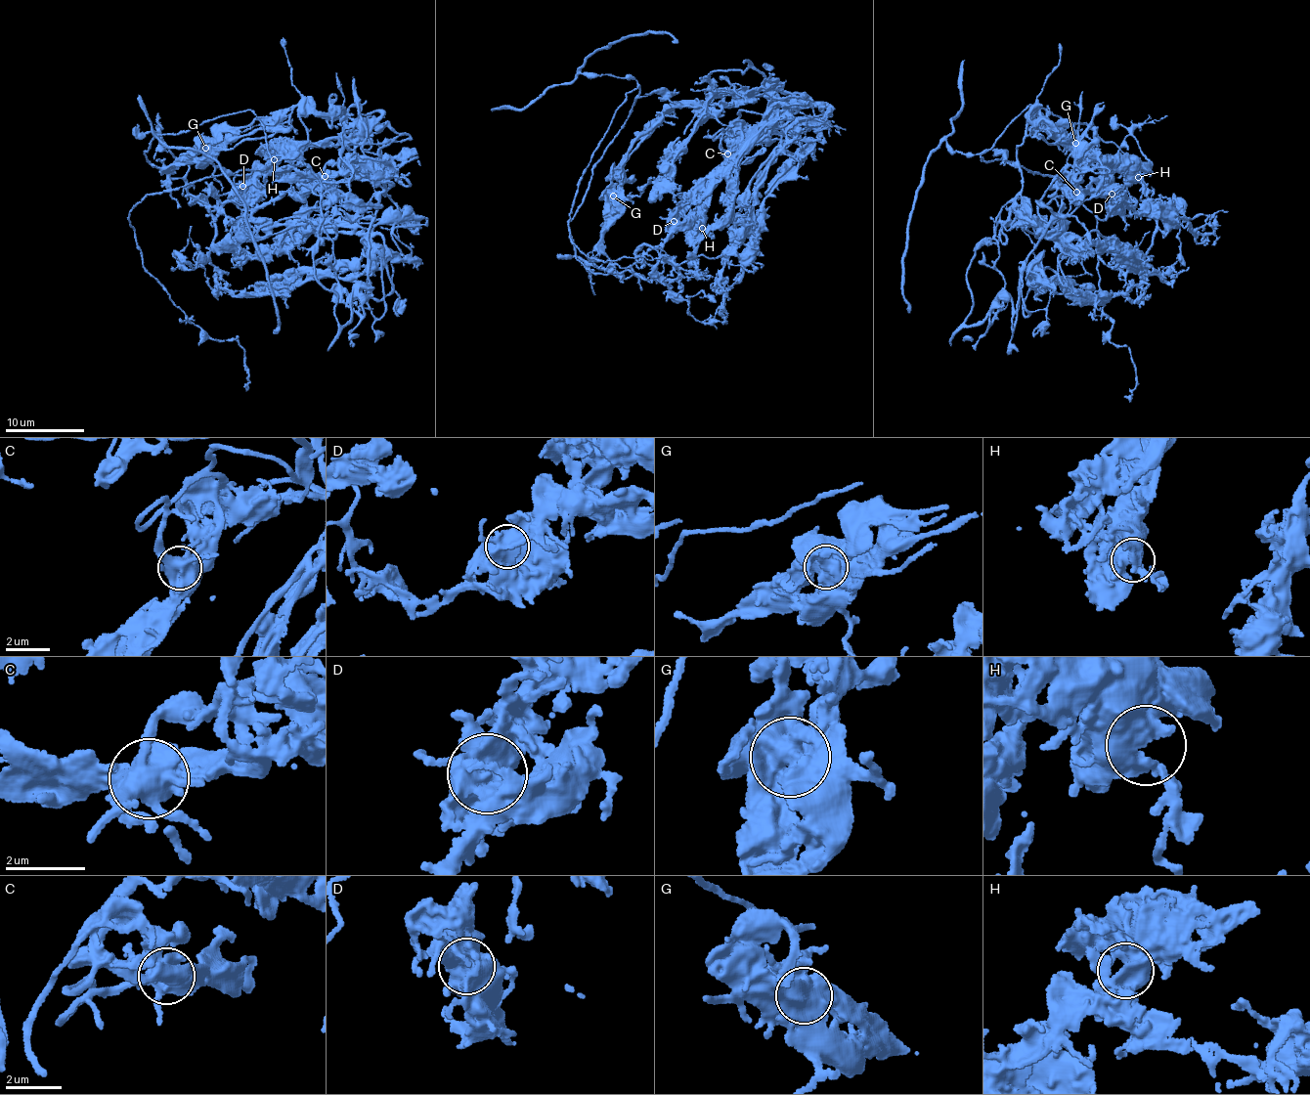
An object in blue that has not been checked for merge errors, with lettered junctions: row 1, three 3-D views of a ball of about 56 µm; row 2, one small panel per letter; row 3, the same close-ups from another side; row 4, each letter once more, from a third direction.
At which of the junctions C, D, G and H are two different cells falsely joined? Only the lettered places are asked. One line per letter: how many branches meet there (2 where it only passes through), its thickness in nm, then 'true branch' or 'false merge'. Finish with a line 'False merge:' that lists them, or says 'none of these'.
C: 4 branches meet; 650 nm thick; true branch
D: 3 branches meet; 600 nm thick; true branch
G: 2 branches meet; 750 nm thick; true branch
H: 2 branches meet; 650 nm thick; true branch
False merge: none of these

